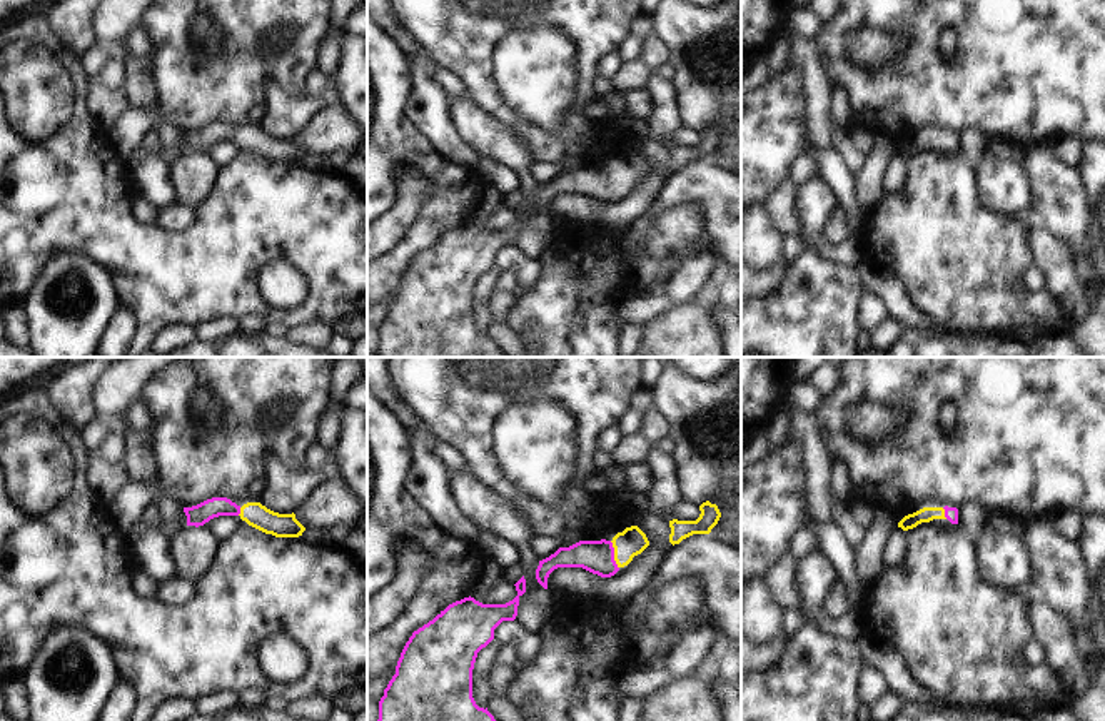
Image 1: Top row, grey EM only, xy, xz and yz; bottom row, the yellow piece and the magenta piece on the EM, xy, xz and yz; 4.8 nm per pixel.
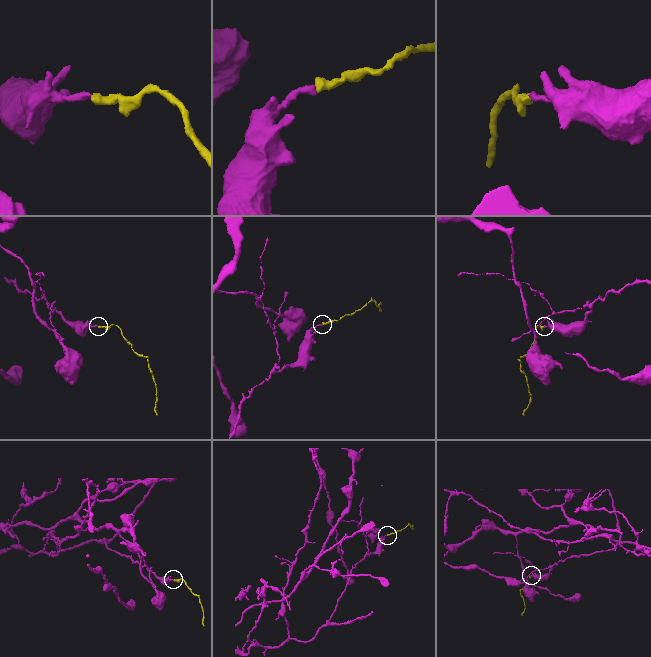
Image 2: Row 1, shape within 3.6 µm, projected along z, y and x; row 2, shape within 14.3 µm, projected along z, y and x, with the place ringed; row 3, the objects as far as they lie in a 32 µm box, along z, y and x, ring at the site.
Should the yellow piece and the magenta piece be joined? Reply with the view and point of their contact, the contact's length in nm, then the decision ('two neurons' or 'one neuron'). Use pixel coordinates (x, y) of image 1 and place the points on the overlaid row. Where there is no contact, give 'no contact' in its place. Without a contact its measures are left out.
meets yellow in xz at (615, 554); contact 140 nm long; one neuron

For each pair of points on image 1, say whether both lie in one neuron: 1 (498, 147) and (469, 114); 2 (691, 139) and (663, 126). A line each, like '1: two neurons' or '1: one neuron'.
1: one neuron
2: two neurons

